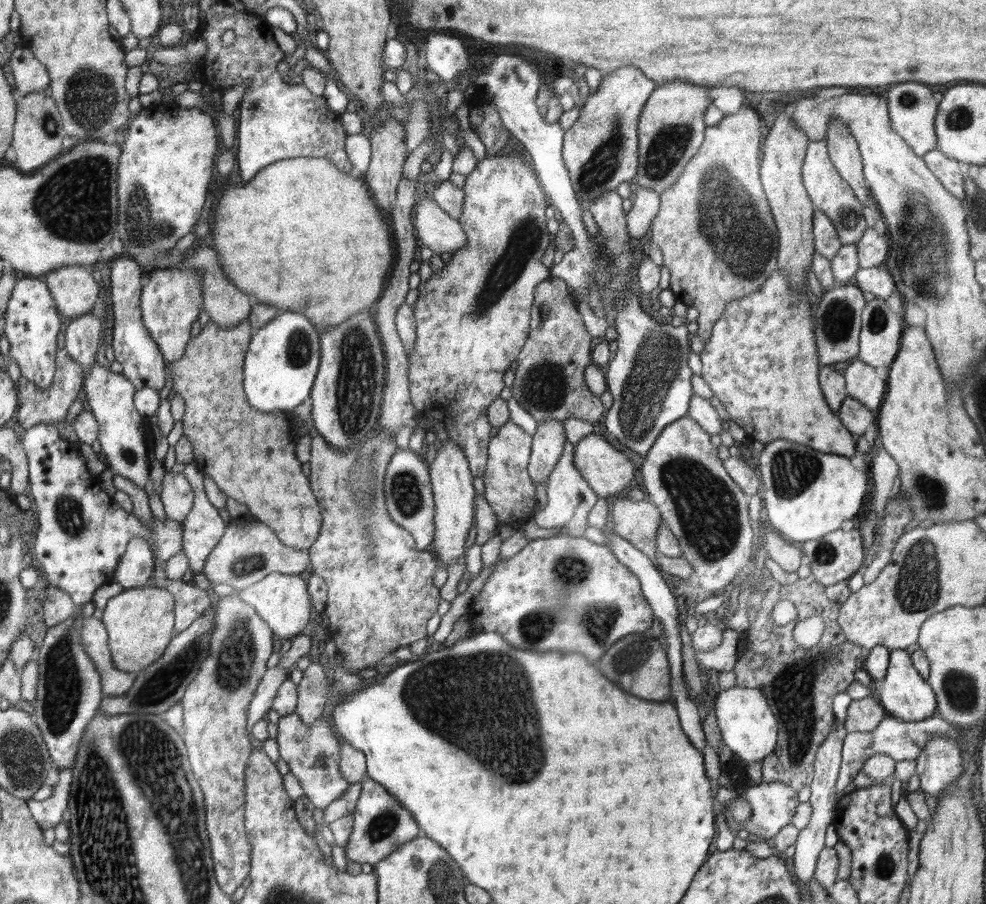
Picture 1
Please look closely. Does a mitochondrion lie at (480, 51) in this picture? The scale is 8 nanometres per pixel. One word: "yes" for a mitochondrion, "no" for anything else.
no

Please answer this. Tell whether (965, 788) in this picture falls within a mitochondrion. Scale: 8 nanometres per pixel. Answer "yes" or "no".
no

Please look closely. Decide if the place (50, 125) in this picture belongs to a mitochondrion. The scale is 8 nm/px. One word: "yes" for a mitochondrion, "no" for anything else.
yes

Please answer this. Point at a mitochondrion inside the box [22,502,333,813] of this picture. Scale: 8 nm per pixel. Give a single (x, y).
(62, 691)

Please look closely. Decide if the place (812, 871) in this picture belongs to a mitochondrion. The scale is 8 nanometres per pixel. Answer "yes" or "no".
no

